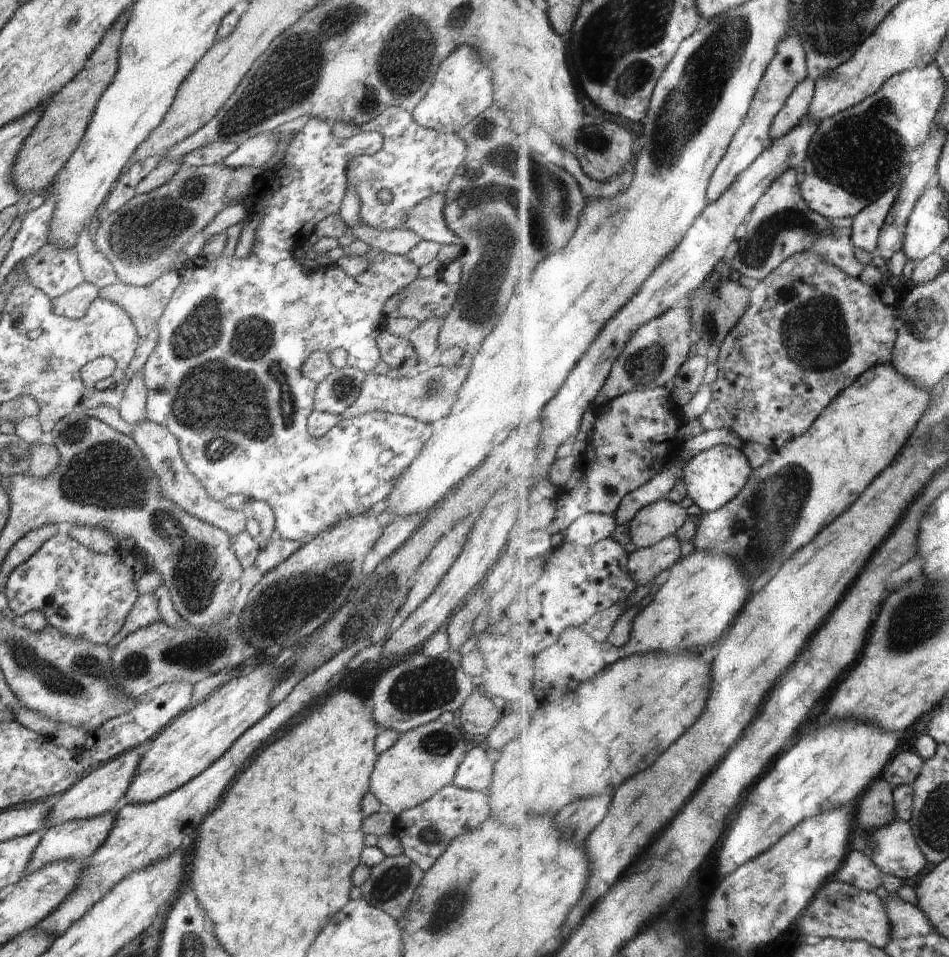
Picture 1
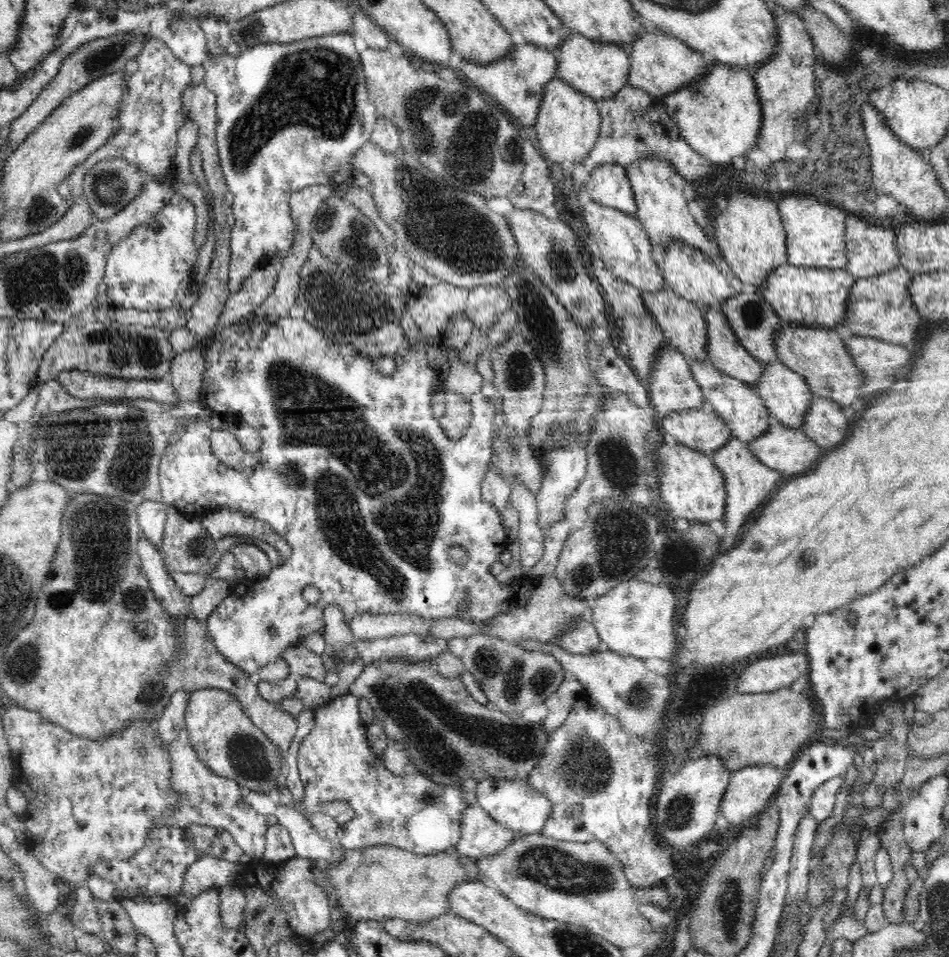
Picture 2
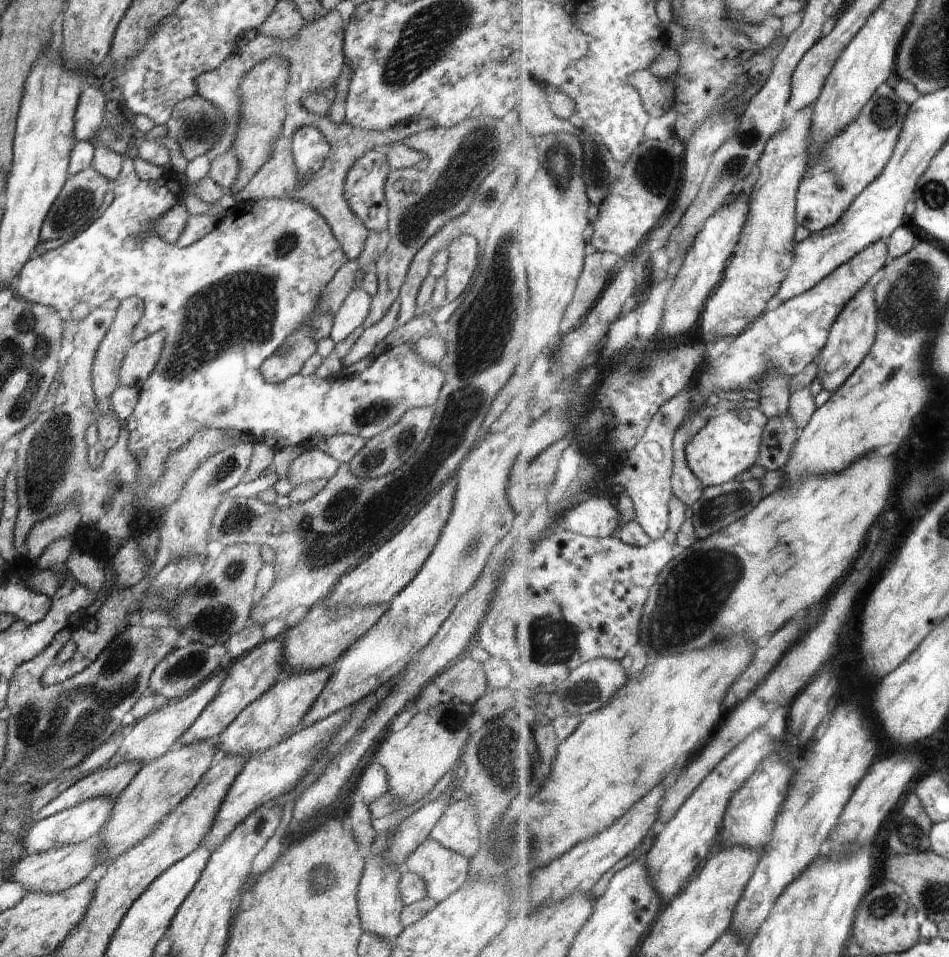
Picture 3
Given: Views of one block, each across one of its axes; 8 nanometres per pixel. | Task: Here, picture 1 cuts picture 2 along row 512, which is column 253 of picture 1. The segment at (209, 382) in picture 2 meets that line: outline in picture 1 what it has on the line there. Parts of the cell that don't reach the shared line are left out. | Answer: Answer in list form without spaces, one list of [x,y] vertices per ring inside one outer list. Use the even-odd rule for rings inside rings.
[[[322,118],[309,119],[302,130],[294,135],[285,152],[283,163],[290,169],[290,172],[280,176],[276,174],[275,169],[265,171],[256,178],[254,186],[248,188],[248,192],[242,194],[238,200],[239,204],[246,206],[249,211],[256,208],[255,213],[260,217],[258,228],[256,228],[256,240],[252,244],[250,254],[246,258],[221,255],[215,260],[209,261],[206,266],[196,266],[192,259],[185,262],[180,269],[180,285],[174,290],[162,317],[158,320],[158,344],[141,370],[144,386],[147,390],[145,409],[147,420],[168,428],[168,431],[178,440],[179,452],[187,464],[188,470],[205,486],[206,493],[211,498],[222,502],[232,494],[244,494],[244,496],[253,498],[254,501],[263,501],[268,504],[275,516],[275,535],[282,540],[302,540],[308,534],[316,537],[320,532],[330,530],[336,522],[346,520],[346,518],[356,516],[356,514],[362,514],[362,512],[368,512],[372,506],[387,499],[388,494],[394,488],[394,484],[396,484],[396,478],[420,456],[424,444],[430,440],[433,433],[432,423],[425,424],[408,416],[384,412],[368,412],[358,416],[358,418],[342,420],[325,436],[319,438],[313,438],[307,432],[307,419],[314,411],[313,403],[316,388],[312,381],[304,378],[301,374],[302,366],[308,356],[314,351],[329,353],[343,349],[348,355],[349,367],[364,373],[374,371],[381,362],[377,338],[383,334],[385,329],[386,317],[382,308],[389,298],[400,293],[402,288],[408,286],[410,282],[414,282],[420,275],[420,270],[414,264],[410,264],[408,258],[403,255],[383,254],[374,250],[370,256],[367,256],[370,259],[370,270],[352,277],[334,264],[320,266],[319,269],[306,273],[303,272],[300,262],[294,258],[296,250],[306,246],[314,239],[316,225],[329,214],[336,214],[340,210],[340,204],[349,187],[347,183],[348,161],[354,156],[376,154],[382,145],[382,135],[376,131],[360,132],[349,138],[336,138],[333,134],[332,122],[322,120]]]

